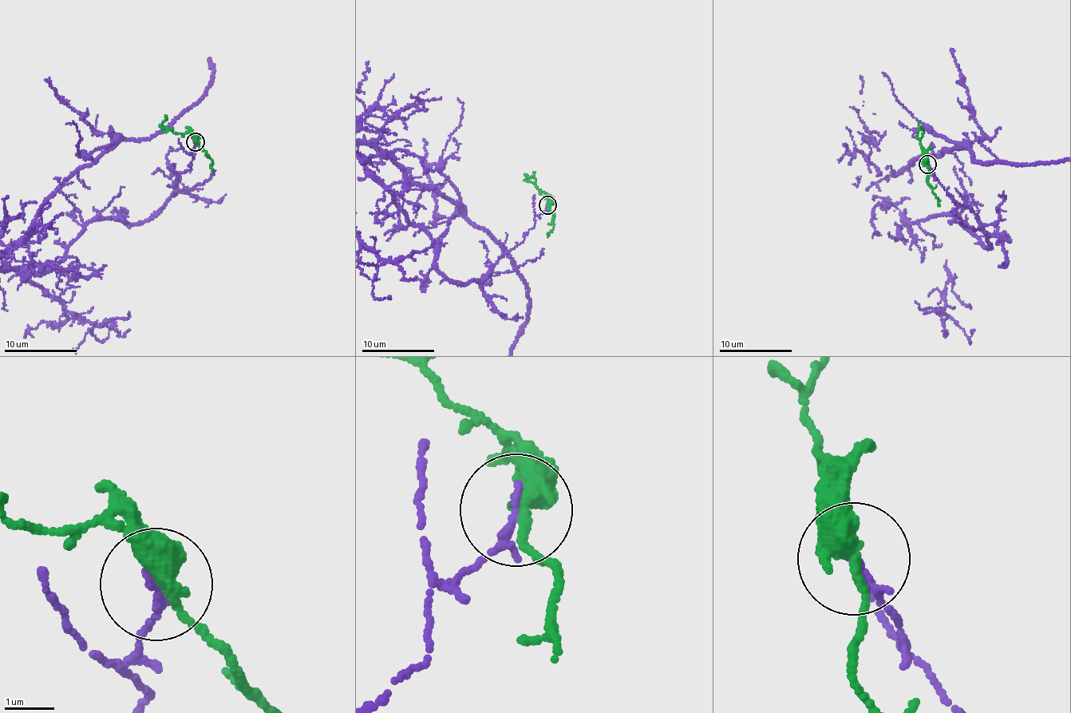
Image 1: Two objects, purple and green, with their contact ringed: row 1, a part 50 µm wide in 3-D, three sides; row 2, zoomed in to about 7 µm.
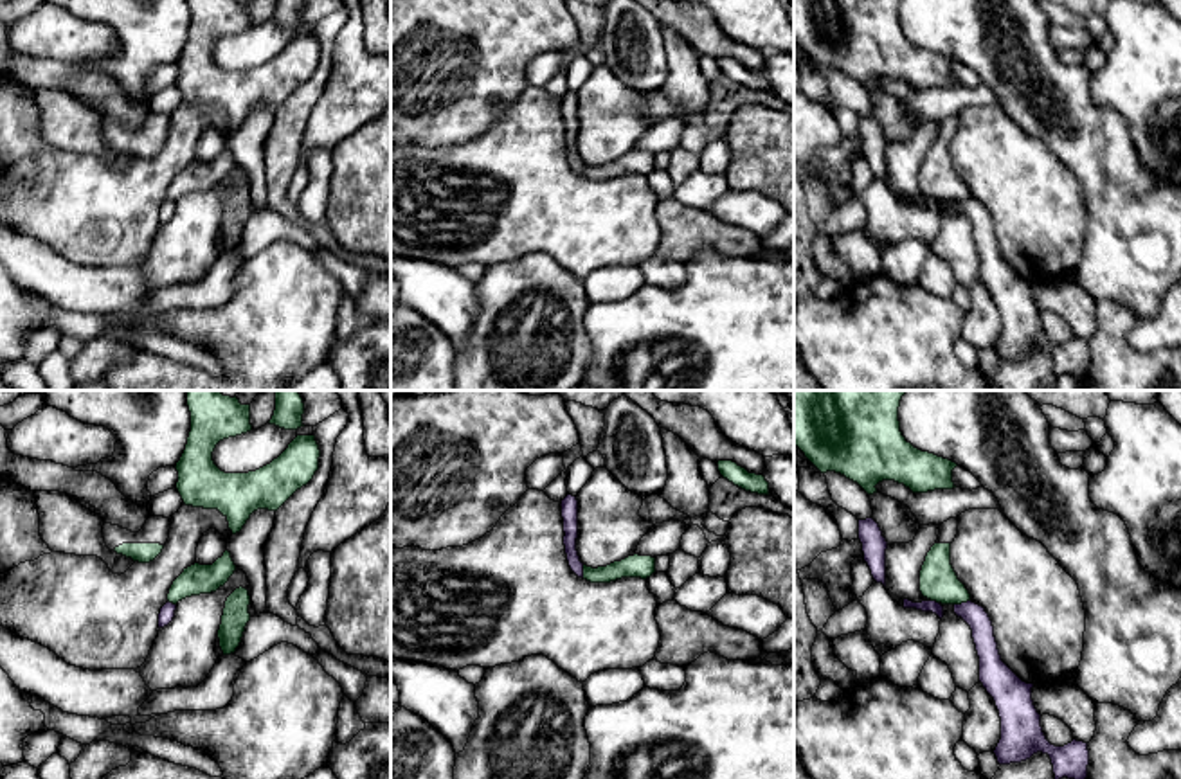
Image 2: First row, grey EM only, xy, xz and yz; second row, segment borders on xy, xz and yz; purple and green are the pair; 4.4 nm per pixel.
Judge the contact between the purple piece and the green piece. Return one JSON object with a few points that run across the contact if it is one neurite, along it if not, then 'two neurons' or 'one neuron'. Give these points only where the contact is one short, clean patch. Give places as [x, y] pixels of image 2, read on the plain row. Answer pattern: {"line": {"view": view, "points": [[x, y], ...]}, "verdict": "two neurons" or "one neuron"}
{"line": {"view": "yz", "points": [[969, 196], [955, 202]]}, "verdict": "two neurons"}

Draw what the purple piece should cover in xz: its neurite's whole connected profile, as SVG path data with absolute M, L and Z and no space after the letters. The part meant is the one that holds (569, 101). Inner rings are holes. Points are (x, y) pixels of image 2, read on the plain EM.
M567 92L562 97L562 115L563 115L563 142L565 142L565 151L571 167L578 173L583 175L583 160L580 158L578 148L576 148L576 135L578 135L578 97L572 92Z

